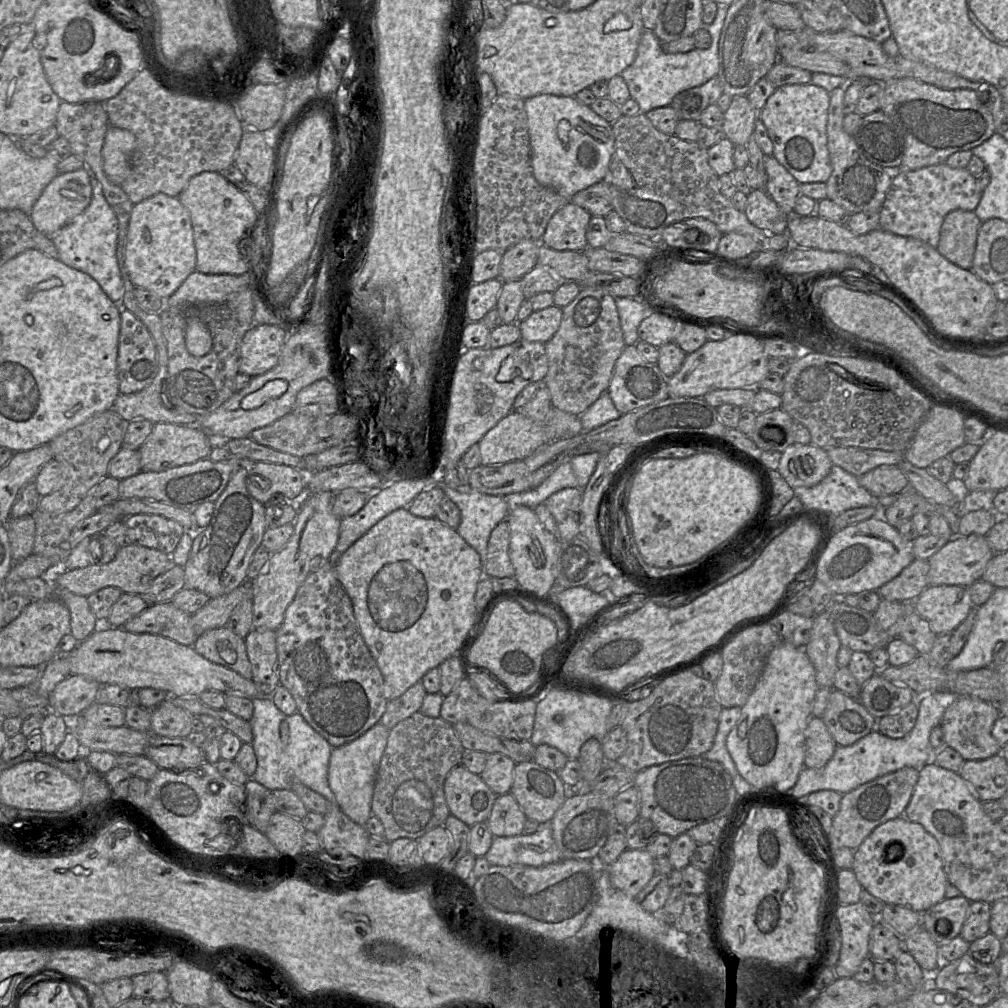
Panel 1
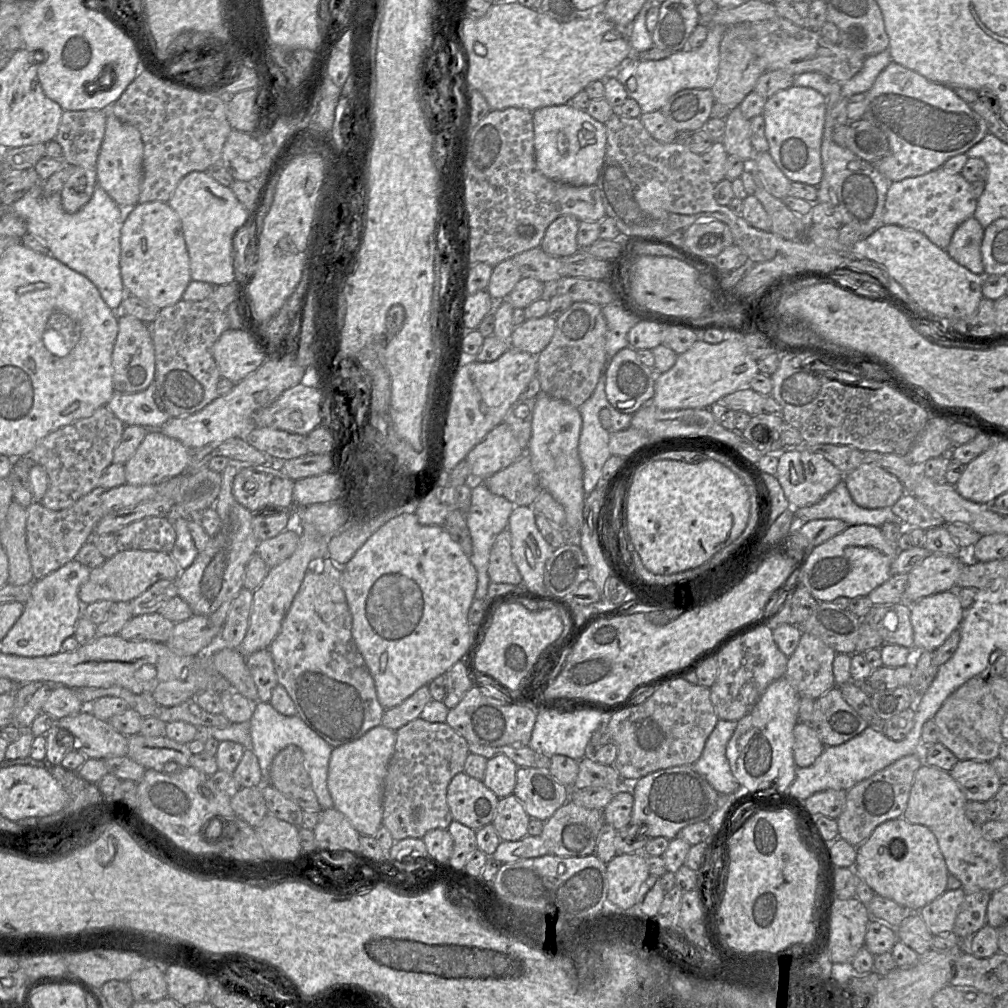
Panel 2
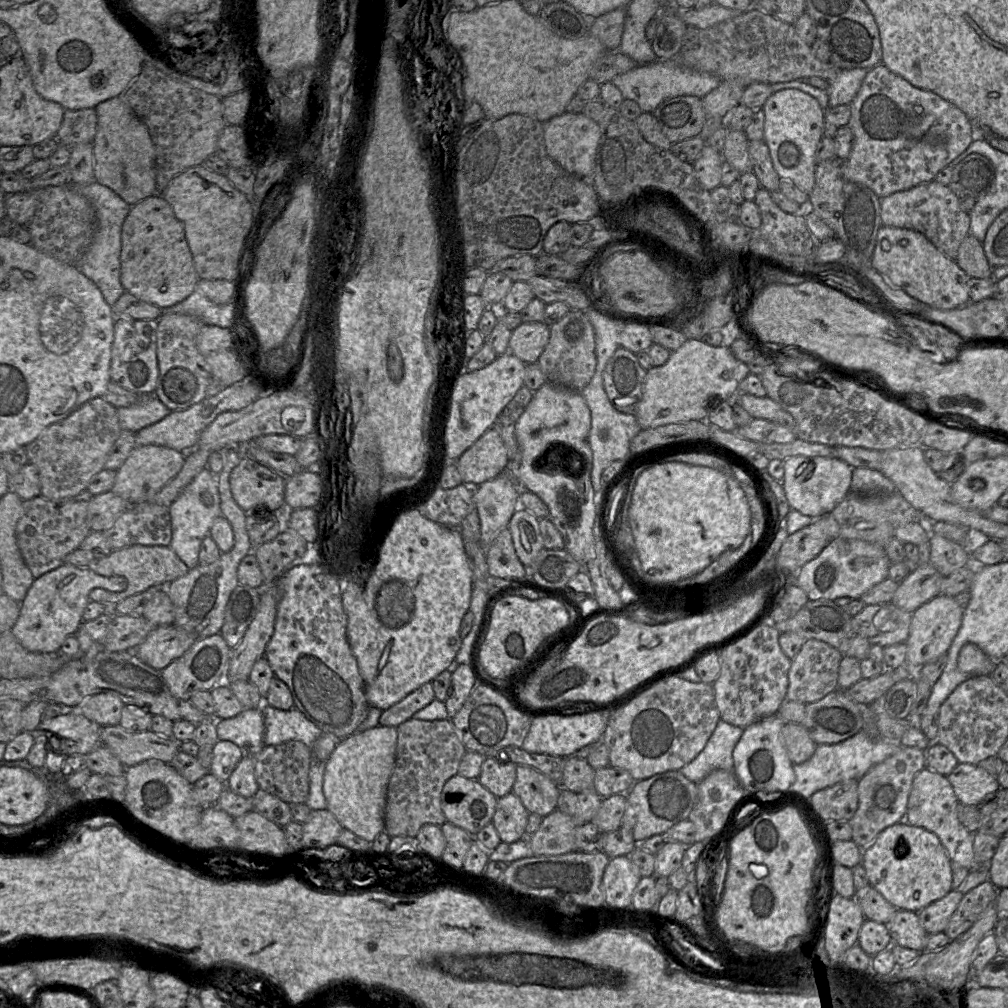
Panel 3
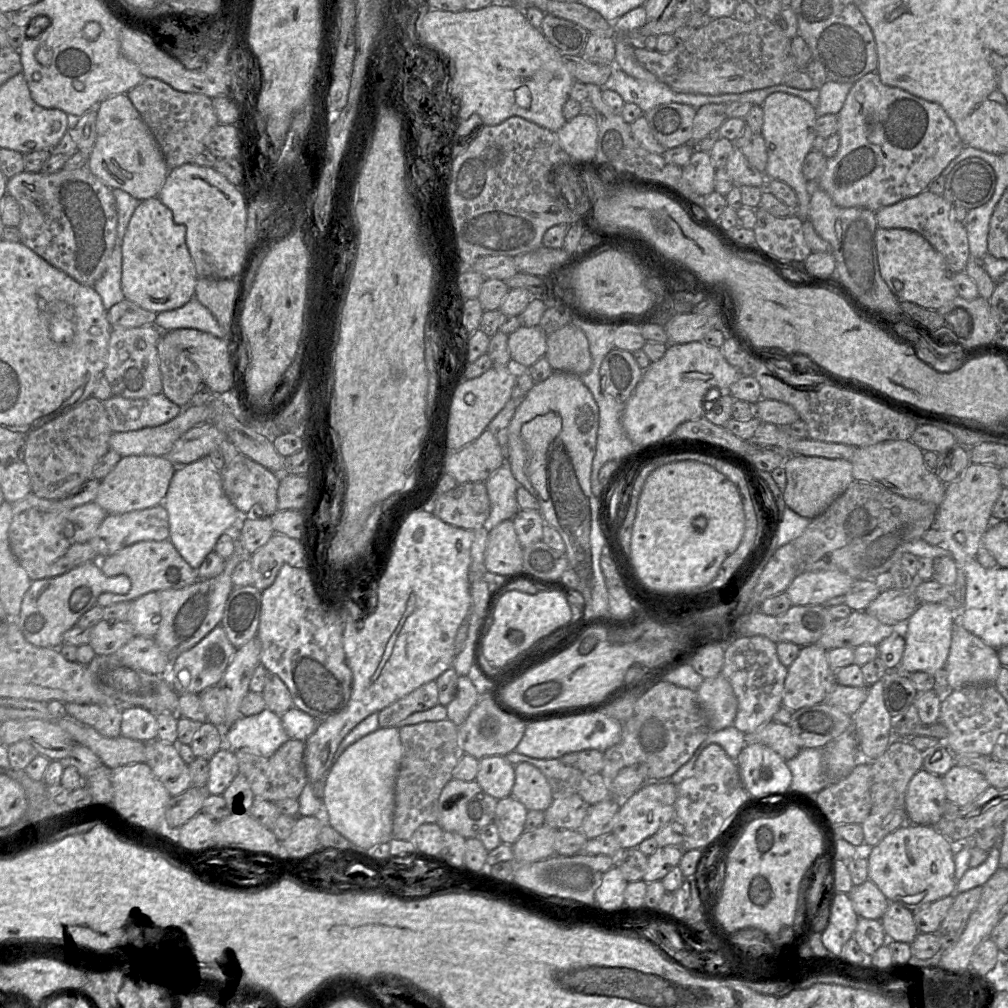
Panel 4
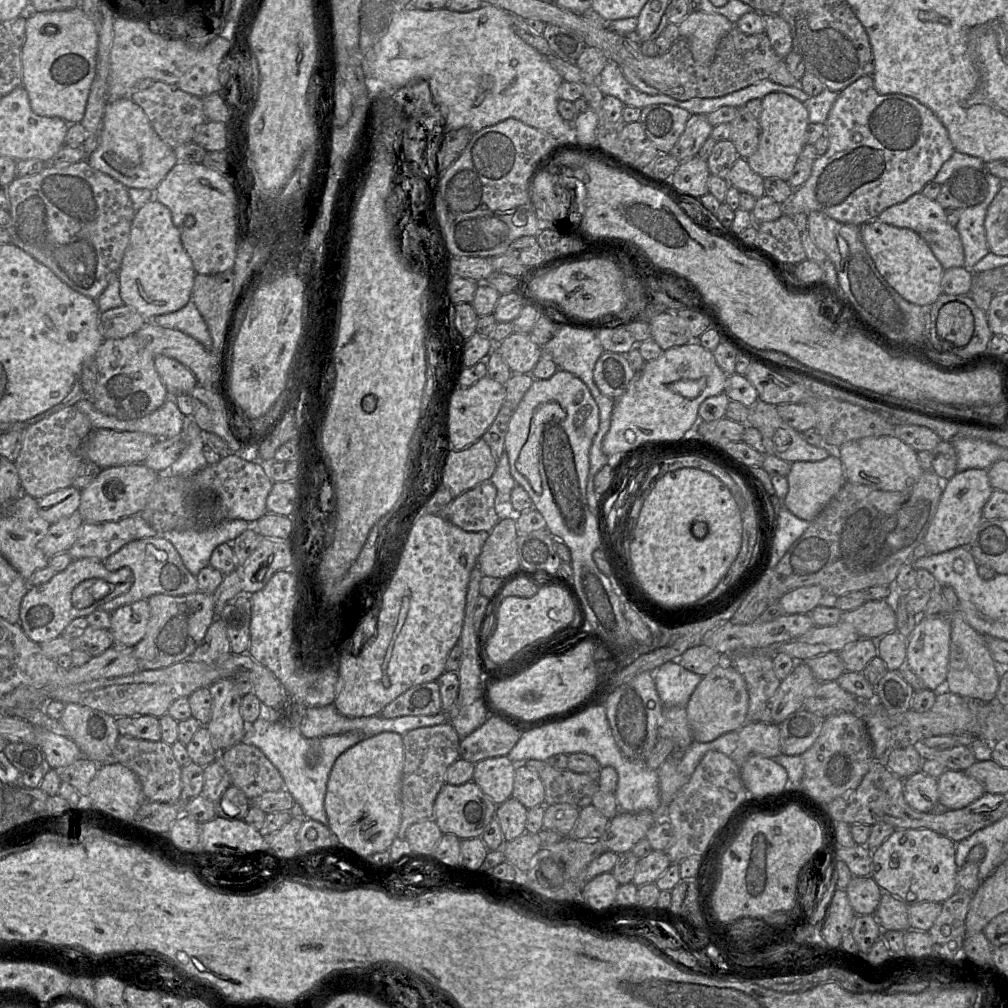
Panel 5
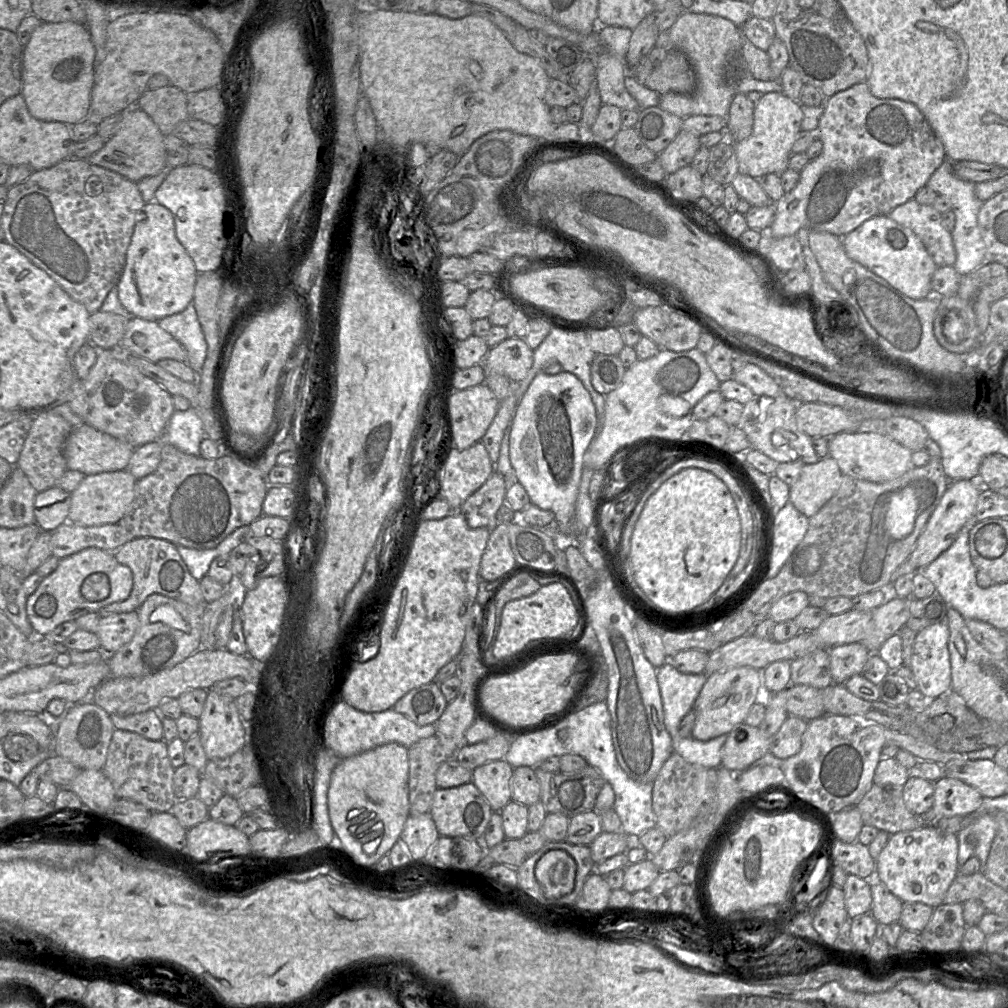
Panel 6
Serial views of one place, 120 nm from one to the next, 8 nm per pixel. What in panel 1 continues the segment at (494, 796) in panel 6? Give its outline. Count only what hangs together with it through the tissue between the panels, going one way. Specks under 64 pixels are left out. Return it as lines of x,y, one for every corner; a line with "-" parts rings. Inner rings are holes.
491,753
487,755
485,768
480,776
497,796
503,795
511,790
515,765
508,756

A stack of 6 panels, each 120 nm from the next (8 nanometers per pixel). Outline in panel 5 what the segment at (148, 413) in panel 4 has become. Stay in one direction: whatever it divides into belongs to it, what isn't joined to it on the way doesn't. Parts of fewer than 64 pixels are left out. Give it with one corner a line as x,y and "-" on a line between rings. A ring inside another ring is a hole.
88,396
78,401
75,406
88,417
93,429
142,432
158,439
169,439
181,434
187,421
187,417
179,410
172,397
168,397
156,411
131,420
121,420
100,412

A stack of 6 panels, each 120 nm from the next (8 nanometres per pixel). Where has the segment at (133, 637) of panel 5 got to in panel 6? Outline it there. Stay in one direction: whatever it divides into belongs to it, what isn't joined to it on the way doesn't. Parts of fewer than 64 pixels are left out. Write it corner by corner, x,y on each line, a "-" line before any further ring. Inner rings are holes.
137,611
102,615
96,635
105,655
114,654
133,638
139,626

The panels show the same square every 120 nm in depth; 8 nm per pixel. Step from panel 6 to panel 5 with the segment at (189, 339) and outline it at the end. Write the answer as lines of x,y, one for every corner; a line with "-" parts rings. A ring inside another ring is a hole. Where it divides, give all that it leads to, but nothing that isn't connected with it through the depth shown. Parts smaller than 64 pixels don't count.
191,300
178,311
158,315
148,321
163,328
179,330
197,340
208,351
212,351
213,341
207,324

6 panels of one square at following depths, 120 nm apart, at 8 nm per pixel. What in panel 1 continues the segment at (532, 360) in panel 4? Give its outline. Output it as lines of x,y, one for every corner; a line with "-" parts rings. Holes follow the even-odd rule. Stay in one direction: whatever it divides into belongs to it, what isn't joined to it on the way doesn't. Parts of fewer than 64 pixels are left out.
552,305
533,311
519,323
521,339
529,342
546,343
557,332
562,320
562,308

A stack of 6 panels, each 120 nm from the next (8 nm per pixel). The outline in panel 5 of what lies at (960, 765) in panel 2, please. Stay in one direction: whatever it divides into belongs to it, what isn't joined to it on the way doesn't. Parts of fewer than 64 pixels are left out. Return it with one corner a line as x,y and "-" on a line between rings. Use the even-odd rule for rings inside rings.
946,770
938,778
938,793
941,808
958,810
980,799
986,791
964,771

